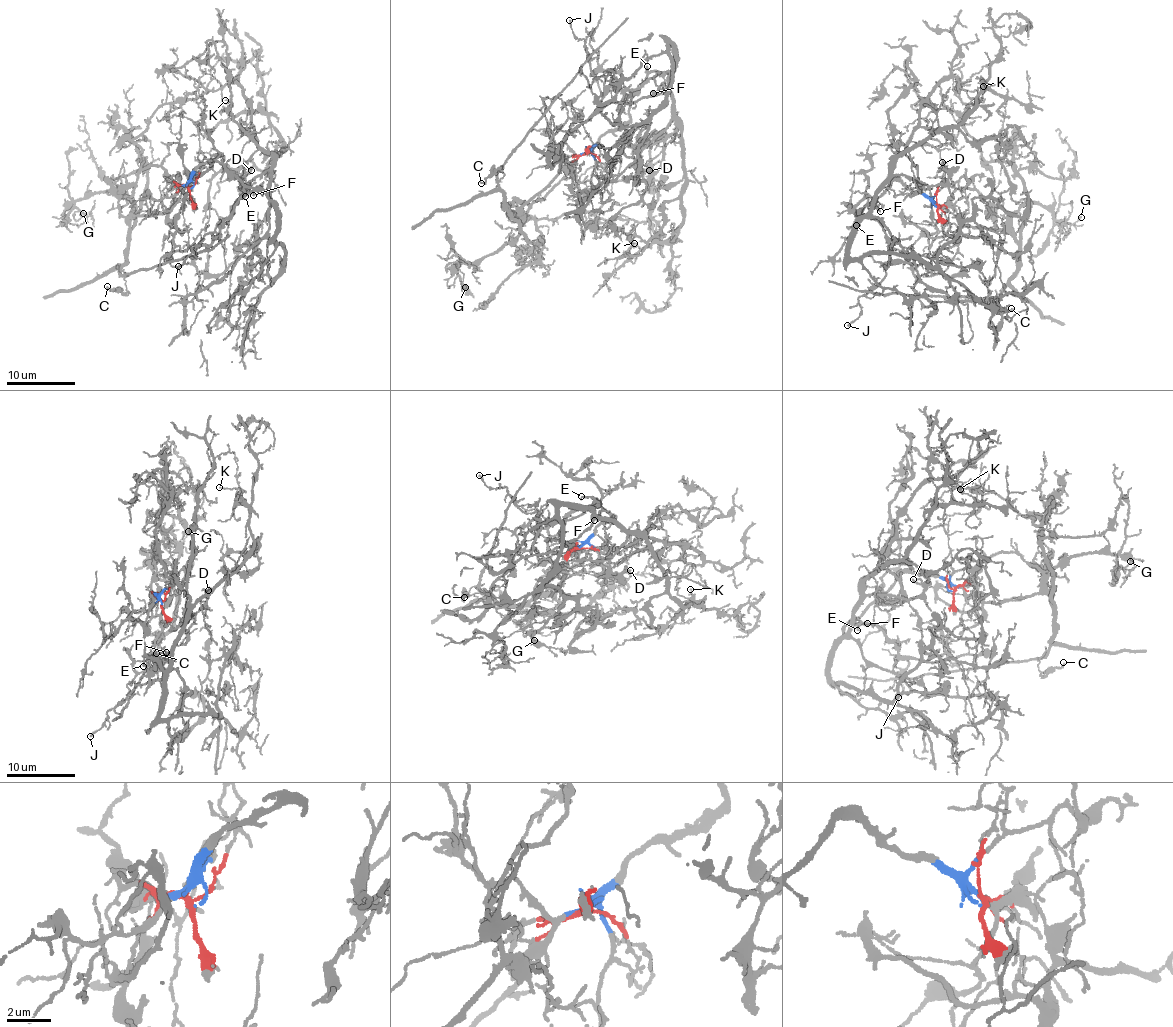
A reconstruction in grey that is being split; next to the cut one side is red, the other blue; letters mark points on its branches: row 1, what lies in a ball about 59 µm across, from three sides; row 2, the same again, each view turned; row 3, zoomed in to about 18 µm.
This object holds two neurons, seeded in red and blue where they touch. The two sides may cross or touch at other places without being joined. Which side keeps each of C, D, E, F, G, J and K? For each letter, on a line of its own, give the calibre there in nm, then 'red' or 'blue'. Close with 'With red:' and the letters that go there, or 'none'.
C: calibre 170 nm; red
D: calibre 140 nm; blue
E: calibre 140 nm; blue
F: calibre 130 nm; blue
G: calibre 130 nm; red
J: calibre 160 nm; blue
K: calibre 140 nm; blue
With red: C, G

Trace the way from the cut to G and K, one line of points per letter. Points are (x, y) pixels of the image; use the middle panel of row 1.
G: (588, 151), (568, 158), (566, 173), (529, 206), (510, 241), (493, 253), (461, 260), (457, 268), (465, 288)
K: (588, 151), (626, 124), (648, 74), (671, 74), (682, 226), (633, 263), (634, 242)

